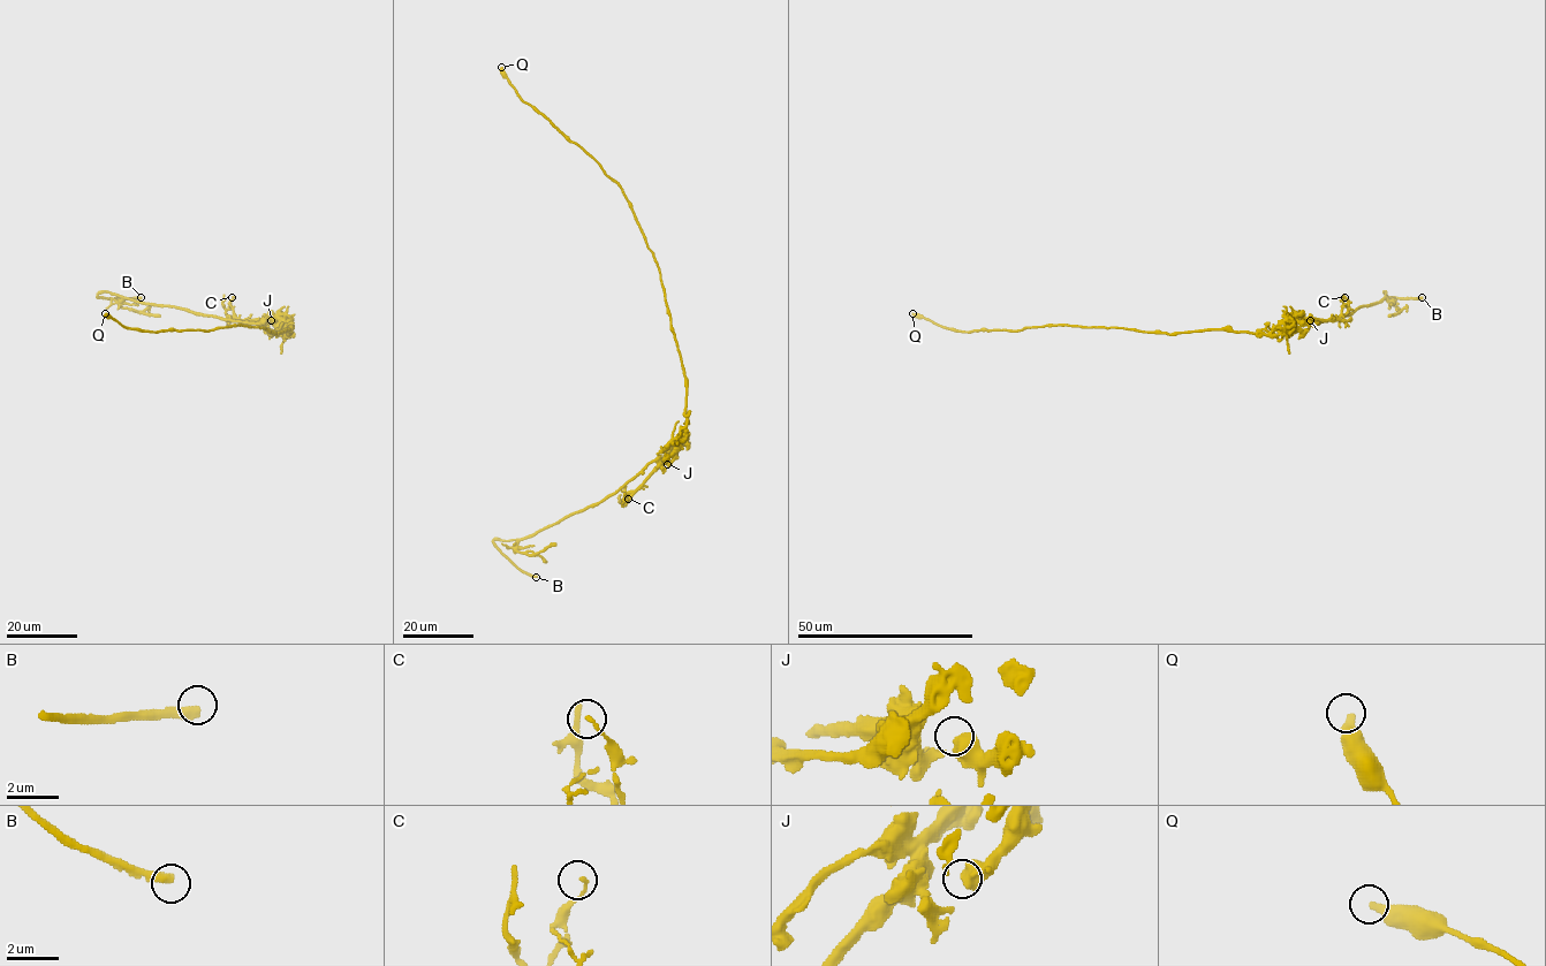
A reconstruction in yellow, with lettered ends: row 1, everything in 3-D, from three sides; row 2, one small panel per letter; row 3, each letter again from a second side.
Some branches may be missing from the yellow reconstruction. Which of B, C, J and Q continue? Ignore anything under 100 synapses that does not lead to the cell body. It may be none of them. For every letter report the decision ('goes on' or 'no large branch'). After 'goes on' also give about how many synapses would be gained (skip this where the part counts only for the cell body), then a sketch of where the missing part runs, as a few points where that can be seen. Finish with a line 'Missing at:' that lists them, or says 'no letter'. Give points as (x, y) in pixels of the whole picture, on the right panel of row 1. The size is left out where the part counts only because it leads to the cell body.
B: goes on
C: no large branch
J: no large branch
Q: no large branch
Missing at: B

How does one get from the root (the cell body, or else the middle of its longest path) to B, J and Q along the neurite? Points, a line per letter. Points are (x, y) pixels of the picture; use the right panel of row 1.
B: (1213, 329), (1272, 336), (1281, 322), (1334, 320), (1378, 303), (1385, 291), (1399, 298), (1422, 297)
J: (1213, 329), (1272, 336), (1281, 322), (1310, 320)
Q: (1213, 329), (1167, 334), (1124, 328), (1045, 325), (1018, 331), (956, 332), (912, 313)

